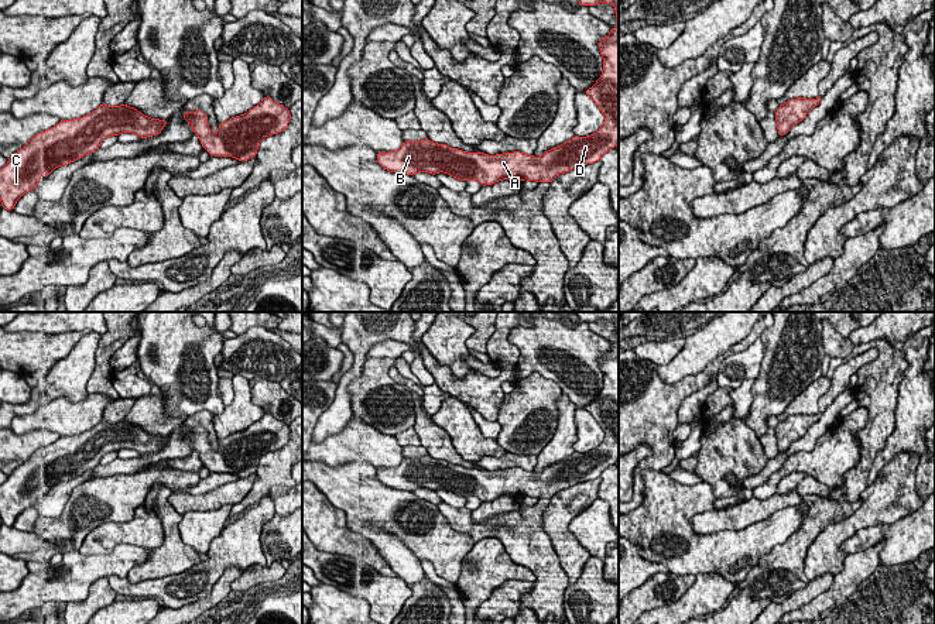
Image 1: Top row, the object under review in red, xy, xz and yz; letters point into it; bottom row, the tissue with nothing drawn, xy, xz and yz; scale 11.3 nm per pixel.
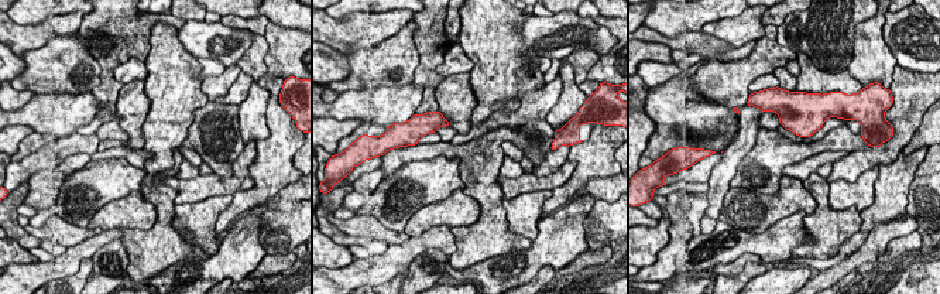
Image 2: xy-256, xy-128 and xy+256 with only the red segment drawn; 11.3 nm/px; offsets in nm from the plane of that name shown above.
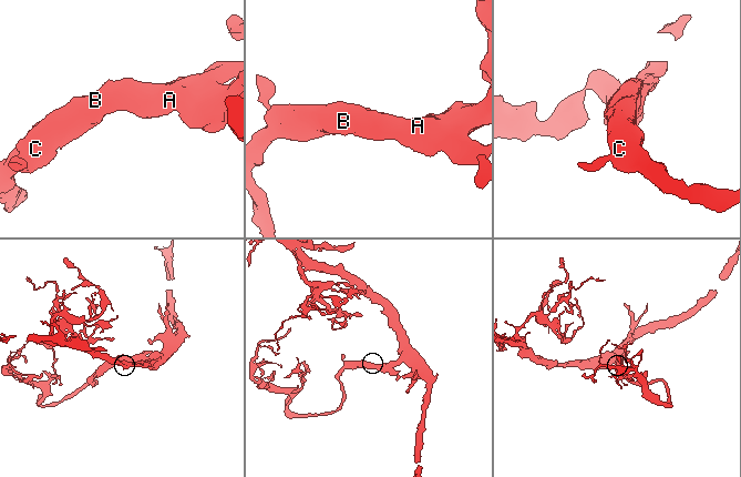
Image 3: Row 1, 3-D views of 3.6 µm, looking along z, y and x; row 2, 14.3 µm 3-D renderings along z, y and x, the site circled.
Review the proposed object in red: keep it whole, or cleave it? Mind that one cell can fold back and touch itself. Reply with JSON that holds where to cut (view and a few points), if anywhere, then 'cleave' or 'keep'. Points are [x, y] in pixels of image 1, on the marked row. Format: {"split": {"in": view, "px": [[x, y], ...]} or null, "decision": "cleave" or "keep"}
{"split": null, "decision": "keep"}

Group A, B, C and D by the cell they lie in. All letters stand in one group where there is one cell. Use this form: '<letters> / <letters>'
A B C D

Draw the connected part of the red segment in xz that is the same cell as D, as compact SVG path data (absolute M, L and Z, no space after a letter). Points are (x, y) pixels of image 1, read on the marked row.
M578 0L580 6L613 4L617 27L599 41L603 71L585 93L605 116L603 126L586 137L573 136L565 144L545 151L541 157L520 151L487 155L468 152L429 138L404 141L397 151L376 152L377 162L401 175L445 172L460 181L477 181L482 186L501 179L552 182L558 175L600 161L619 144L619 0Z

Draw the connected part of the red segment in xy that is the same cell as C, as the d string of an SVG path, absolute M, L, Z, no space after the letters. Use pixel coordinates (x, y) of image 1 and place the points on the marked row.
M103 103L81 119L59 120L56 126L34 136L0 168L1 206L13 210L24 193L37 188L44 171L48 176L55 168L95 152L106 137L121 133L153 137L167 123L127 104L113 107Z

